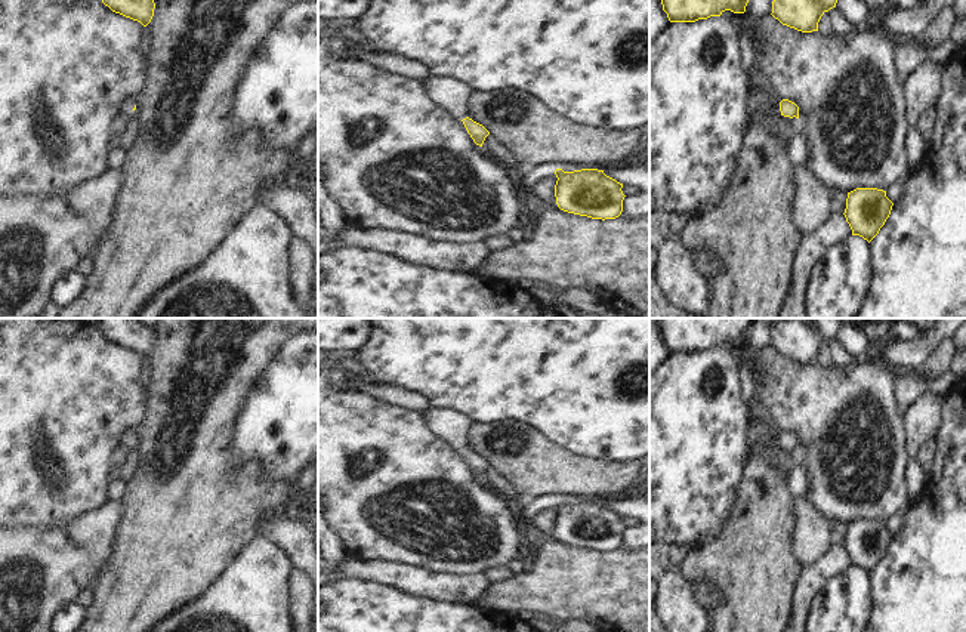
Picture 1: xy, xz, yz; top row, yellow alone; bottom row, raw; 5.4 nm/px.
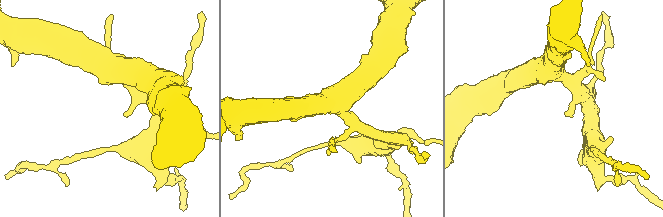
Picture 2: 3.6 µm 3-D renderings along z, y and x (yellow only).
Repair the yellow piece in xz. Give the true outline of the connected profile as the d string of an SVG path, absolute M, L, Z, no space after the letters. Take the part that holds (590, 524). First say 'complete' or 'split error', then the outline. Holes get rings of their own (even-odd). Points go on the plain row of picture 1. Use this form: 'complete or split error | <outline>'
complete | M556 500L556 536L561 542L592 551L615 551L623 543L623 515L607 508L604 502L581 500L564 503Z

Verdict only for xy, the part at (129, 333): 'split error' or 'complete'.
complete

